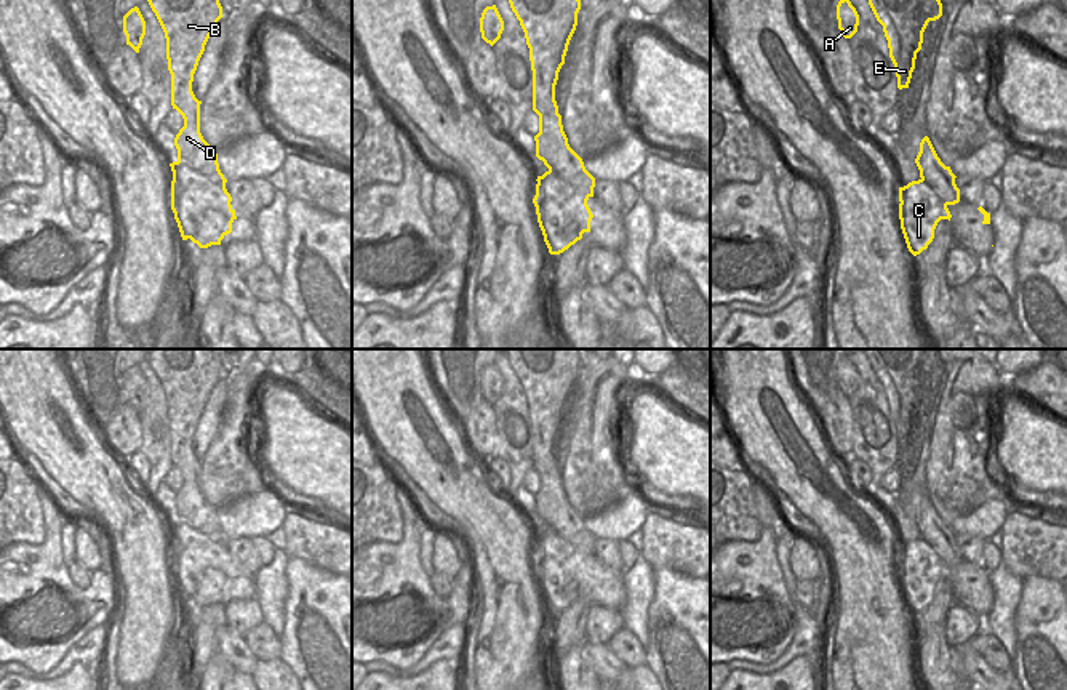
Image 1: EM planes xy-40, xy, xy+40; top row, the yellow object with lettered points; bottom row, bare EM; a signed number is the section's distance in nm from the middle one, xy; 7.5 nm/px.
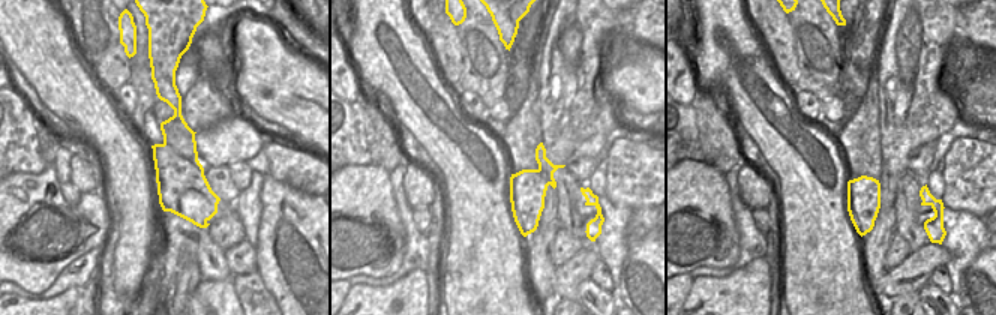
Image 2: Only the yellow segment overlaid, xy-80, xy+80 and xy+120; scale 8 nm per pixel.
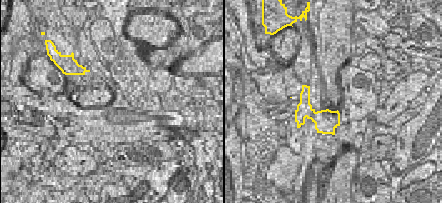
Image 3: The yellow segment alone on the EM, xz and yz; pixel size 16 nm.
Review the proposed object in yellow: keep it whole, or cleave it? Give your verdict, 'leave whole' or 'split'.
split

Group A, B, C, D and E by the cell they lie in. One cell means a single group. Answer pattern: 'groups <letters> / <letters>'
groups A B D E / C

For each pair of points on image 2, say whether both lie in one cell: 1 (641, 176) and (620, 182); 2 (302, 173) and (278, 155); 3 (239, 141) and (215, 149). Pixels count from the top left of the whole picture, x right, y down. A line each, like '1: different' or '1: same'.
1: same
2: same
3: same

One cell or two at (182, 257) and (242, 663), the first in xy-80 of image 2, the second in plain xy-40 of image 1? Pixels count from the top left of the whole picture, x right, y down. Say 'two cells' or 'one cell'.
one cell

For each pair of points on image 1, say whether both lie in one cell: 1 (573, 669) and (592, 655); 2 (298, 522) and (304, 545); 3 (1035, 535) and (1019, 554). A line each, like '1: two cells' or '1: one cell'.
1: two cells
2: one cell
3: one cell

